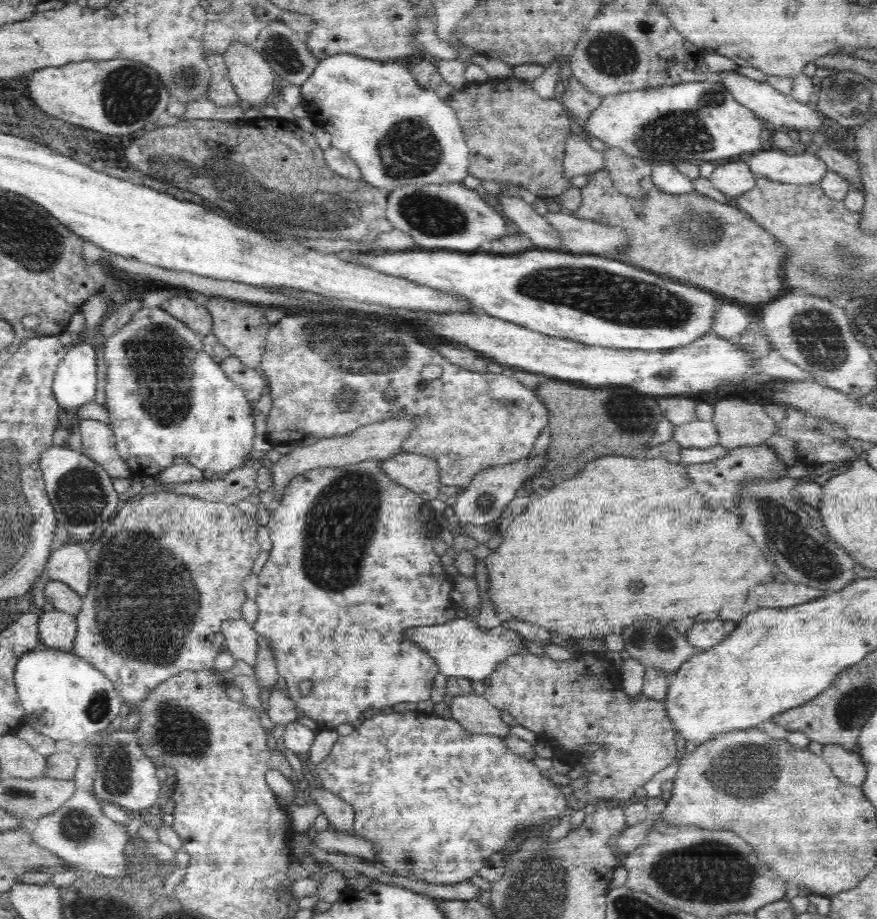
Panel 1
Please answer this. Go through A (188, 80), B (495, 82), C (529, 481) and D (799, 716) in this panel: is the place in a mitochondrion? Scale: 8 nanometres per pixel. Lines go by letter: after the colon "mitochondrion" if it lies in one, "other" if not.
A: mitochondrion
B: other
C: other
D: other

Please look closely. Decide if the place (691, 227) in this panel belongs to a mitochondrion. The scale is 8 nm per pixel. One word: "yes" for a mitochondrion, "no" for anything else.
yes

